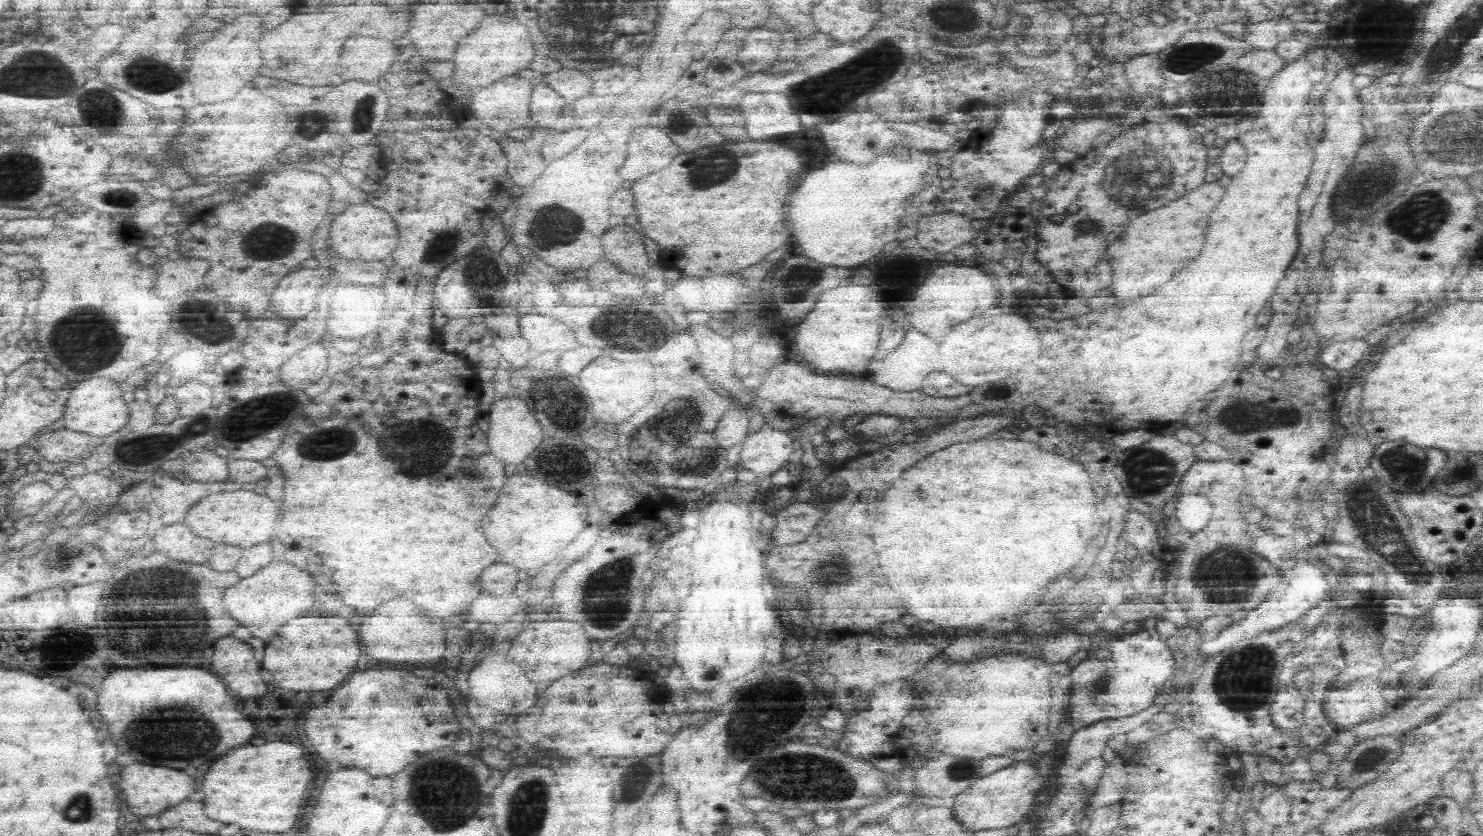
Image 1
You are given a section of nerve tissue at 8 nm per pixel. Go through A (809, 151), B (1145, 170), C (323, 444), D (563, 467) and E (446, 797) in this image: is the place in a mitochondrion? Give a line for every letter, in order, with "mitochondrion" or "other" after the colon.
A: other
B: mitochondrion
C: mitochondrion
D: mitochondrion
E: mitochondrion

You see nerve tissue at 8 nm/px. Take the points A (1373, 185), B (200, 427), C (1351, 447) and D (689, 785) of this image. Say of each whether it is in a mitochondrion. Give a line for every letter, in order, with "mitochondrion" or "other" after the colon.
A: mitochondrion
B: mitochondrion
C: other
D: other

